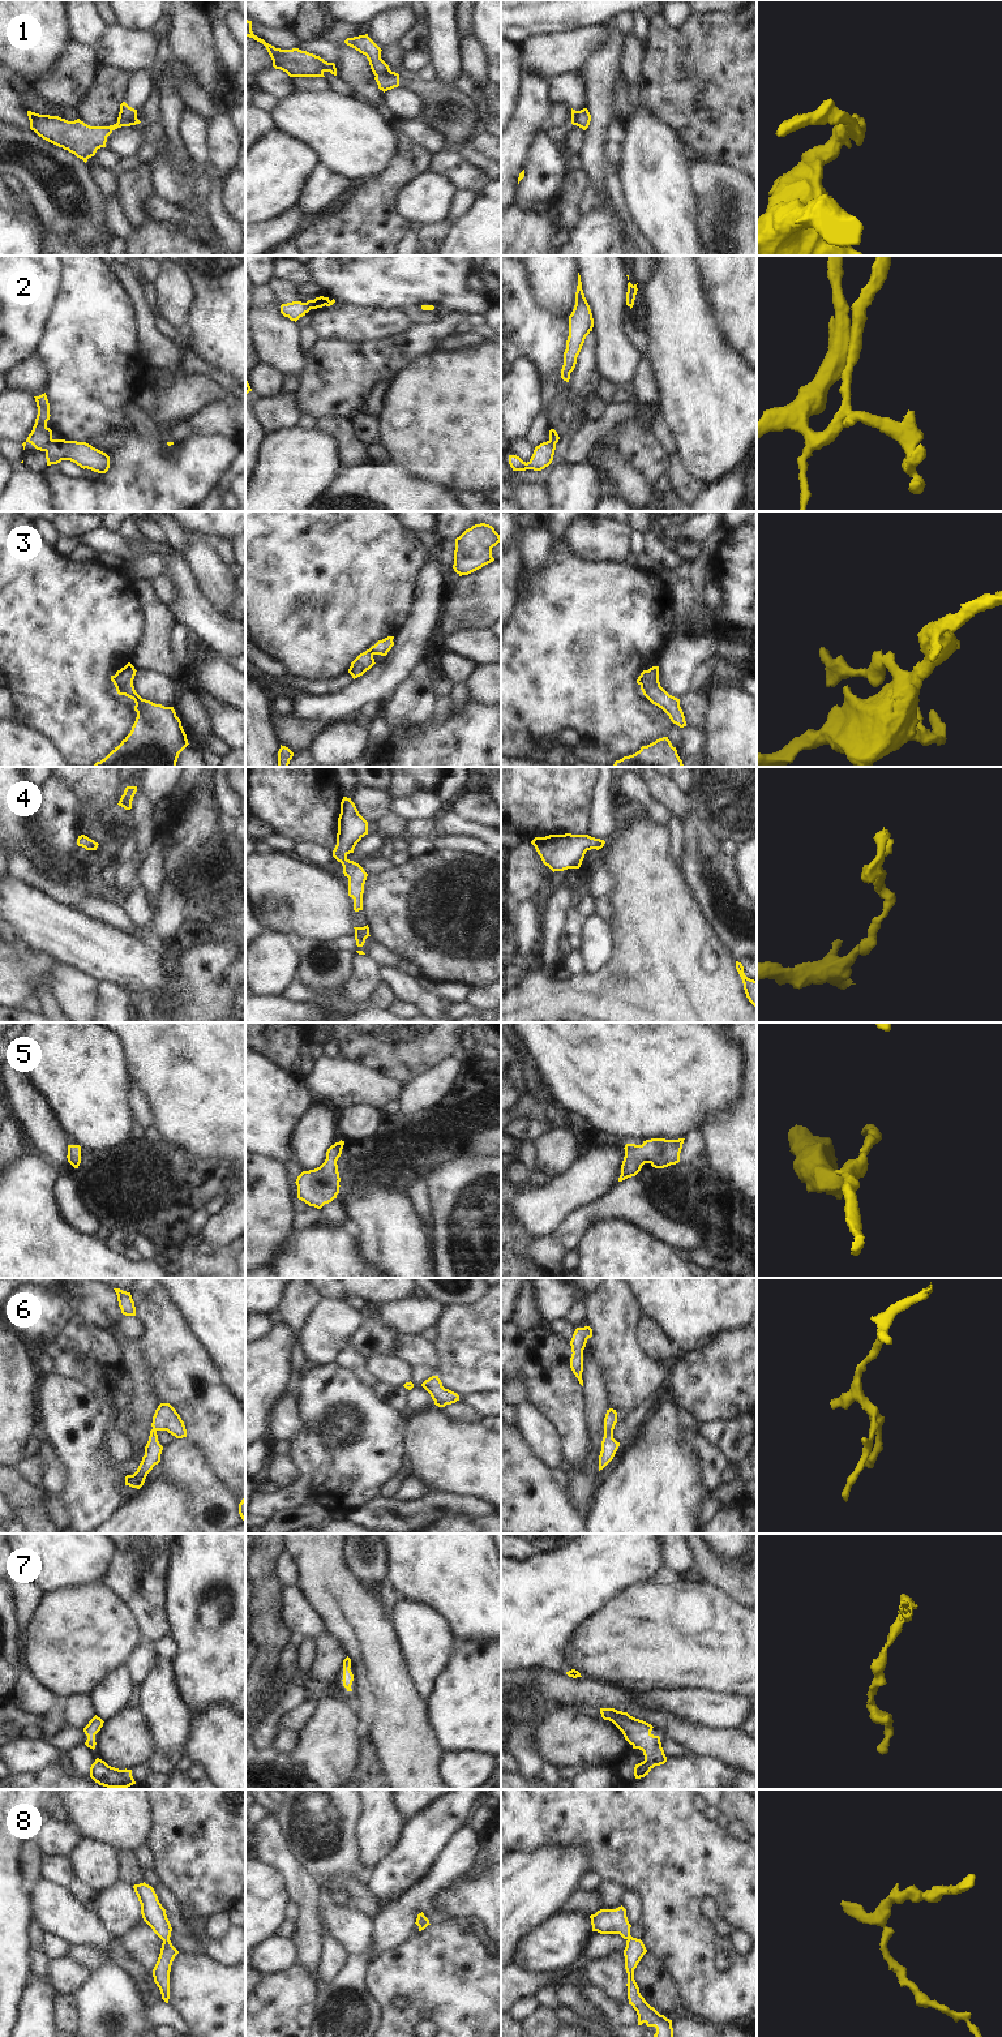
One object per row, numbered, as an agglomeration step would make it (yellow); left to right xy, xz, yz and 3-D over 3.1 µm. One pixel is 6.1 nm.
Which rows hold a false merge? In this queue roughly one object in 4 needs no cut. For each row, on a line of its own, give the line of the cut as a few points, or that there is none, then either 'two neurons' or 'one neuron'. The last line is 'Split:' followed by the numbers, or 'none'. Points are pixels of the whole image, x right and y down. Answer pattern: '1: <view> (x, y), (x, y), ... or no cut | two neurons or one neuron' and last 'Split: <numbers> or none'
1: xz (390, 71), (376, 76) | two neurons
2: xy (52, 440), (43, 450) | two neurons
3: xz (368, 650), (372, 655) | two neurons
4: no cut | one neuron
5: no cut | one neuron
6: no cut | one neuron
7: no cut | one neuron
8: no cut | one neuron
Split: 1, 2, 3

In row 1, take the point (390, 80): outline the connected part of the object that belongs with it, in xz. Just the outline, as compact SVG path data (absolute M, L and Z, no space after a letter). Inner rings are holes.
M395 72L376 76L374 80L378 85L378 89L384 93L399 86L399 74Z

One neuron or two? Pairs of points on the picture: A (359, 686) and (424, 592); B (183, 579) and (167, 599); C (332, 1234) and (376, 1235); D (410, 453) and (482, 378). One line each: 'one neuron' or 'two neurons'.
A: one neuron
B: two neurons
C: two neurons
D: one neuron

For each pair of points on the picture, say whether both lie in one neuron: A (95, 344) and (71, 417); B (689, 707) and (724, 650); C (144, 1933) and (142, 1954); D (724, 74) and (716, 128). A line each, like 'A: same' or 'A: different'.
A: same
B: different
C: same
D: same

